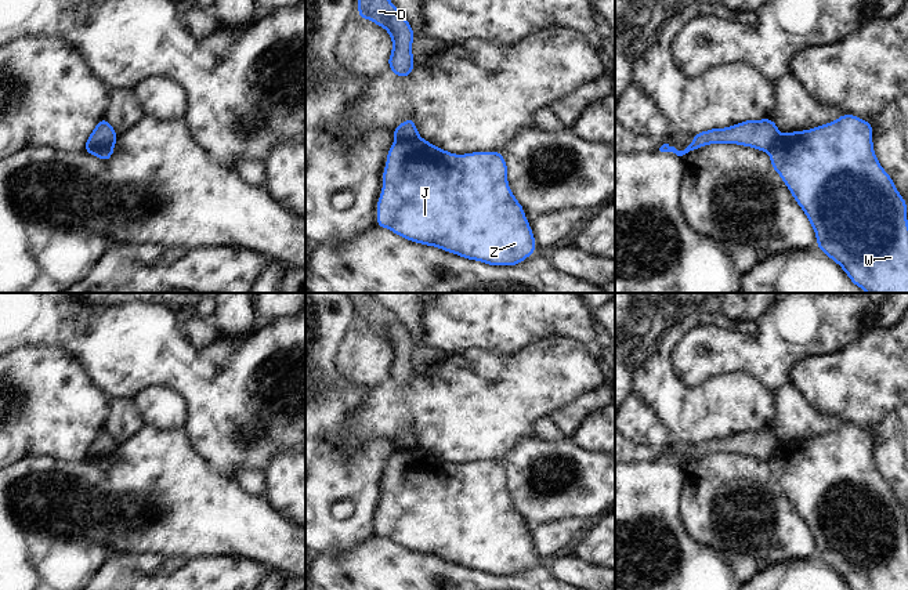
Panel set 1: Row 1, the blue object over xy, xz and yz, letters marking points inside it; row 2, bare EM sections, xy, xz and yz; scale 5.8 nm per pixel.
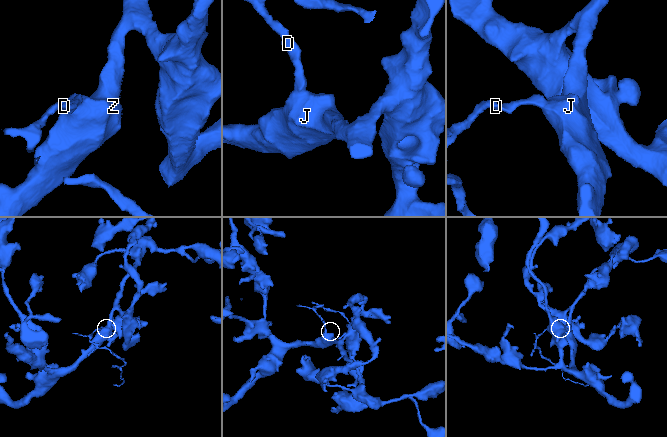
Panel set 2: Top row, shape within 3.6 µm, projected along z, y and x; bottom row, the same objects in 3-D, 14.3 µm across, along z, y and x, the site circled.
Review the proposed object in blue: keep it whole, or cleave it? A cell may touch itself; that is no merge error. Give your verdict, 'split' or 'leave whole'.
split

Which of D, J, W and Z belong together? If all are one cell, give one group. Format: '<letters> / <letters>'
D / J W Z

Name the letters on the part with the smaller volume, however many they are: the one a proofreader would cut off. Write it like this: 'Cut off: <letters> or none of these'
Cut off: D

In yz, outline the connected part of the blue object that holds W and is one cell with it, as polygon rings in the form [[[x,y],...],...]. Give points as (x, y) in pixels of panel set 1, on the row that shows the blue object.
[[[842,115],[836,122],[818,126],[806,131],[778,134],[768,149],[774,170],[781,175],[797,204],[803,209],[817,235],[817,246],[839,264],[849,275],[851,282],[867,293],[908,293],[908,221],[905,199],[900,196],[893,180],[879,164],[872,144],[872,123],[853,116]]]

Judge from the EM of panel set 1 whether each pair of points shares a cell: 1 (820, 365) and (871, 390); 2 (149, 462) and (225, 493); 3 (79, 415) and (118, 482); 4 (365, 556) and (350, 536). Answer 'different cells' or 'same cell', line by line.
1: same cell
2: same cell
3: different cells
4: different cells

